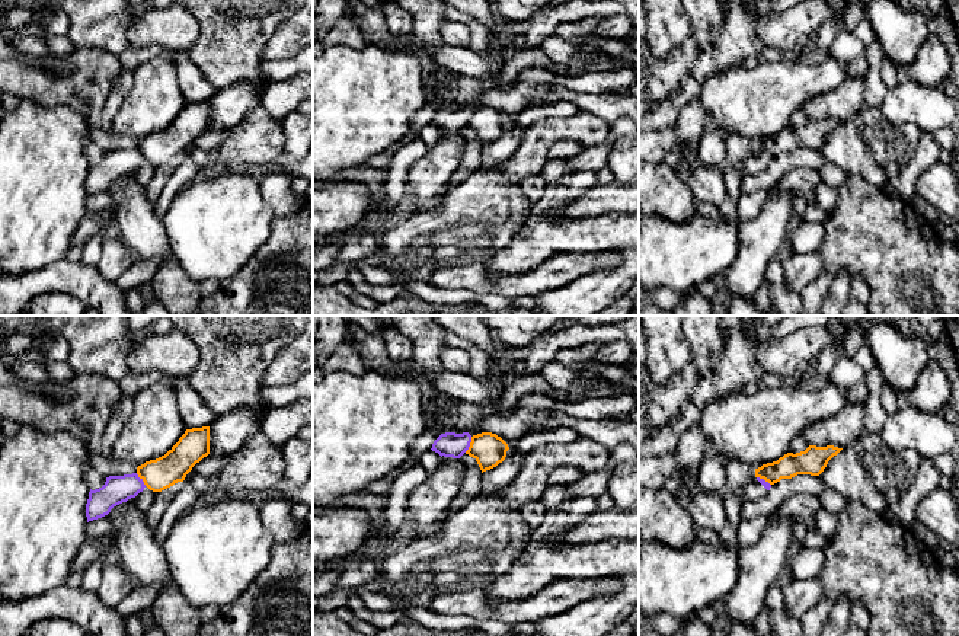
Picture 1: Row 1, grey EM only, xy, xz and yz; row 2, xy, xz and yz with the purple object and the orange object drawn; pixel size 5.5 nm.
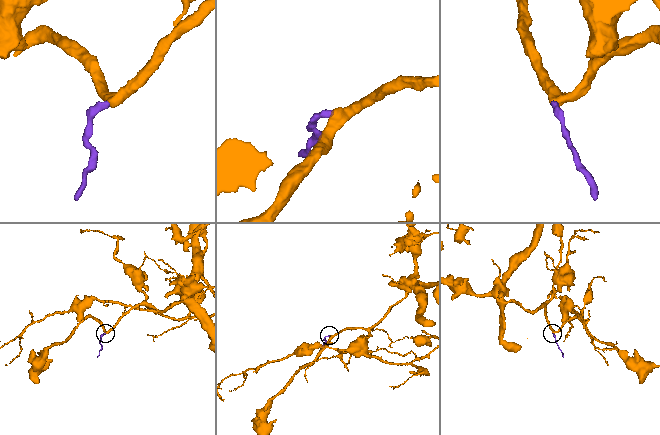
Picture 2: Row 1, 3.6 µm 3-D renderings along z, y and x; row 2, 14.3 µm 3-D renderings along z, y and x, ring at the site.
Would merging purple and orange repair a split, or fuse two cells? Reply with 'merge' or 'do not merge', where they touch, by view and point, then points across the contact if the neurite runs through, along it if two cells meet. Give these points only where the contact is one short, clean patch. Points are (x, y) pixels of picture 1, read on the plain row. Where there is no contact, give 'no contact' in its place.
do not merge | xz (469, 118) | along xz (472, 111), (470, 120), (464, 125)

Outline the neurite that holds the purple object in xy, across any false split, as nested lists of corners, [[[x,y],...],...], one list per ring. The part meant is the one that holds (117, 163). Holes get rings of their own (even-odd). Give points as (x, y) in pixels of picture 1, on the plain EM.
[[[137,147],[106,151],[102,162],[89,166],[87,196],[108,189],[114,180],[135,172],[144,162],[146,159]]]

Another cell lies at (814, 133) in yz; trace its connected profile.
[[[809,119],[800,127],[787,127],[777,135],[763,138],[755,143],[755,151],[764,153],[770,159],[781,153],[792,153],[797,148],[819,150],[827,141],[828,135],[837,130],[843,122],[827,119]]]

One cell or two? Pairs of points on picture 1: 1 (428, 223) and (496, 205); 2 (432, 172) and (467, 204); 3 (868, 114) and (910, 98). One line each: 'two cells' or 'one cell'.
1: one cell
2: two cells
3: two cells

